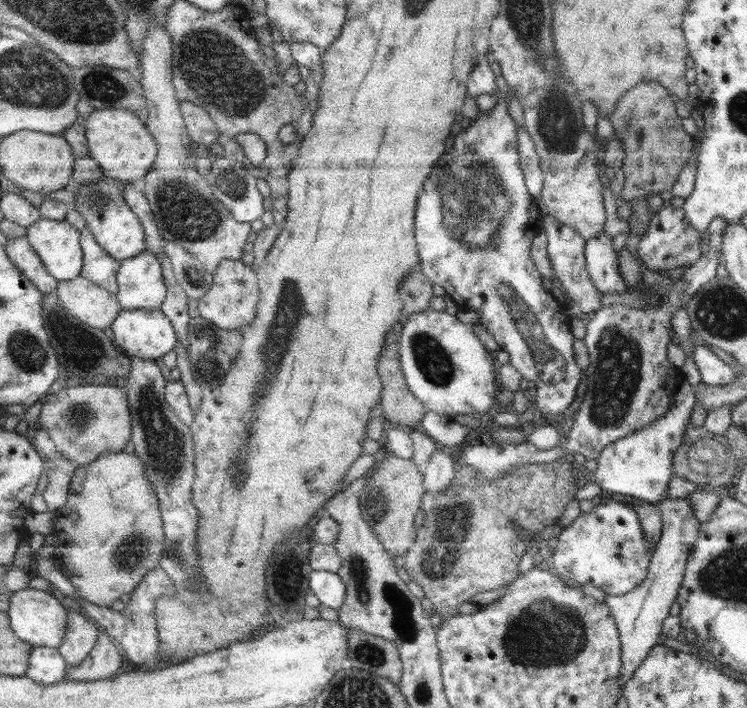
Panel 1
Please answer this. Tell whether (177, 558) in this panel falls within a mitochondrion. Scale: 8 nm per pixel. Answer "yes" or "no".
yes

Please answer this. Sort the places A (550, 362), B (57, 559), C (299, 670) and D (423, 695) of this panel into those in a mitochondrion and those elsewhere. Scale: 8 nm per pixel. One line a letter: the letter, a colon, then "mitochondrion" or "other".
A: mitochondrion
B: other
C: other
D: mitochondrion

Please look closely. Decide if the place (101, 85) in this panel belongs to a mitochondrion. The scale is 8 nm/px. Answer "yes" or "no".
yes

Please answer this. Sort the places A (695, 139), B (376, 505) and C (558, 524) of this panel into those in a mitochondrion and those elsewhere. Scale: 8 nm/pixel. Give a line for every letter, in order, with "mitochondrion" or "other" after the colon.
A: other
B: mitochondrion
C: other

